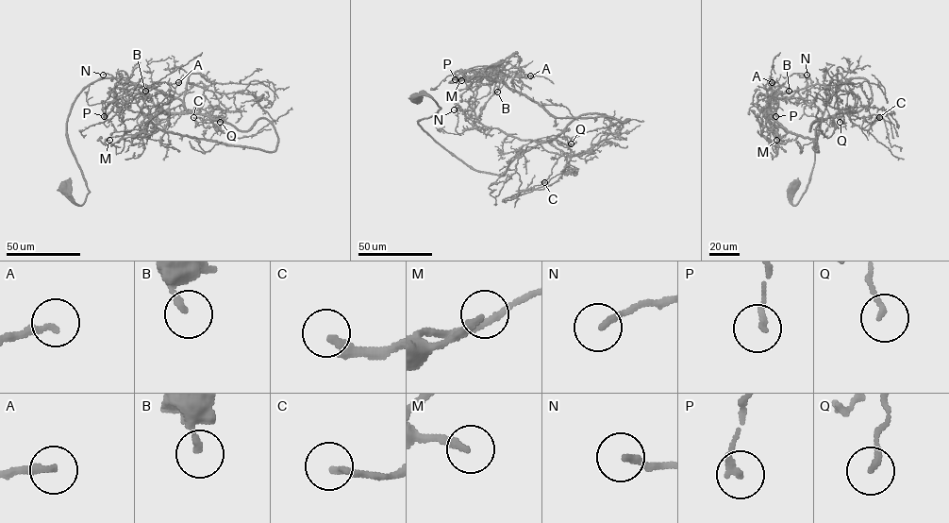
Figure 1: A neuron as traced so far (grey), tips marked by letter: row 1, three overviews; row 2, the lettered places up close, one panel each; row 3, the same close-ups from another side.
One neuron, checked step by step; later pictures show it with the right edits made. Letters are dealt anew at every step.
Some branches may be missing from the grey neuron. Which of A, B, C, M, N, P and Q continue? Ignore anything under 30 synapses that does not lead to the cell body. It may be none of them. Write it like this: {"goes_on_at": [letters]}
{"goes_on_at": ["C", "N"]}

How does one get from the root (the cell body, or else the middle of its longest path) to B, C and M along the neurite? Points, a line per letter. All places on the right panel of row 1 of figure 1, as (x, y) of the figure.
B: (792, 189), (795, 205), (829, 97), (852, 78), (872, 93), (840, 112), (824, 85), (767, 90), (789, 91)
C: (792, 189), (795, 205), (822, 115), (845, 81), (864, 78), (872, 100), (836, 113), (879, 117)
M: (792, 189), (795, 205), (829, 97), (868, 82), (856, 112), (824, 85), (773, 95), (776, 140)

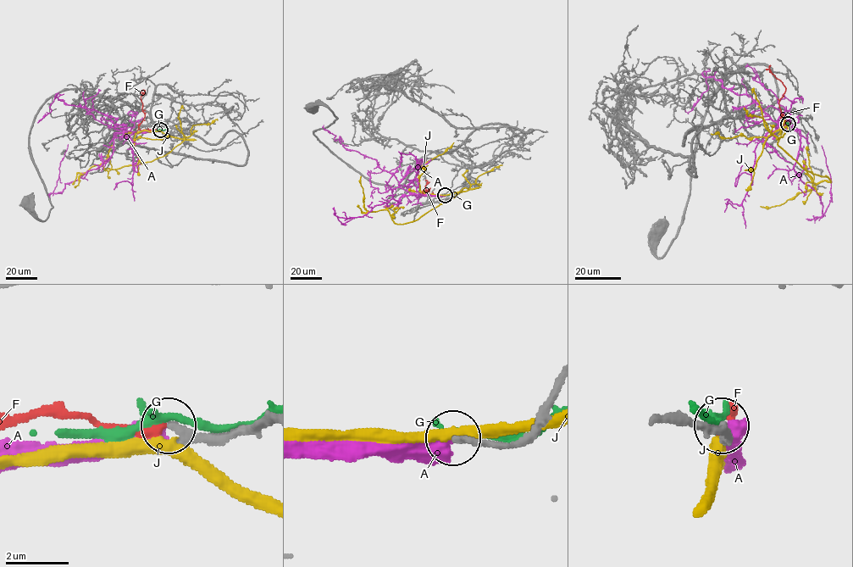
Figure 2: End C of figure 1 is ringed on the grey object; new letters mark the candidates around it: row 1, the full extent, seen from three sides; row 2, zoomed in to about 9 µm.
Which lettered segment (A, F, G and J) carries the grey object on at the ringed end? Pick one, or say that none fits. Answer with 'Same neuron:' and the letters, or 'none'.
Same neuron: F

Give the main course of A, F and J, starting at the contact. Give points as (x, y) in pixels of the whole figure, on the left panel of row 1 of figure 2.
A: (160, 130), (115, 132), (113, 153), (107, 160), (66, 183), (62, 192), (54, 193), (68, 144)
F: (160, 130), (141, 130), (138, 127), (145, 116), (141, 97), (145, 91), (141, 91)
J: (161, 130), (184, 140), (166, 155), (153, 160), (105, 169), (100, 164), (91, 166), (79, 176), (75, 186)

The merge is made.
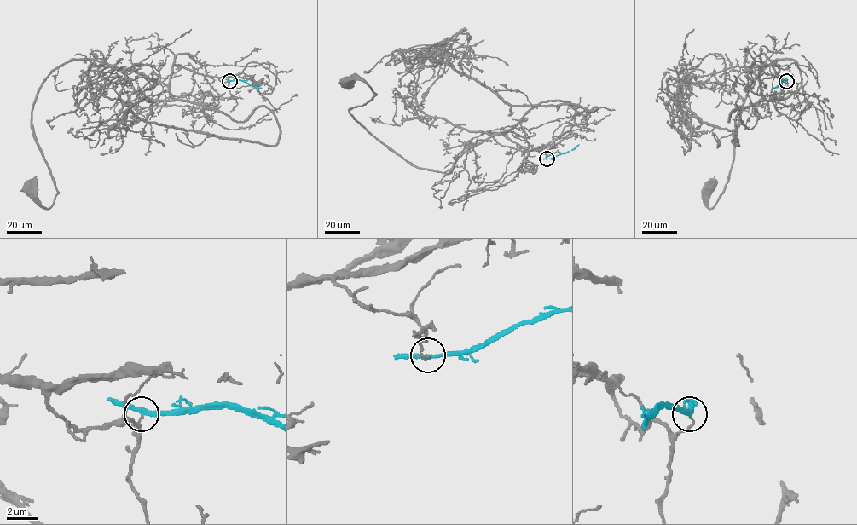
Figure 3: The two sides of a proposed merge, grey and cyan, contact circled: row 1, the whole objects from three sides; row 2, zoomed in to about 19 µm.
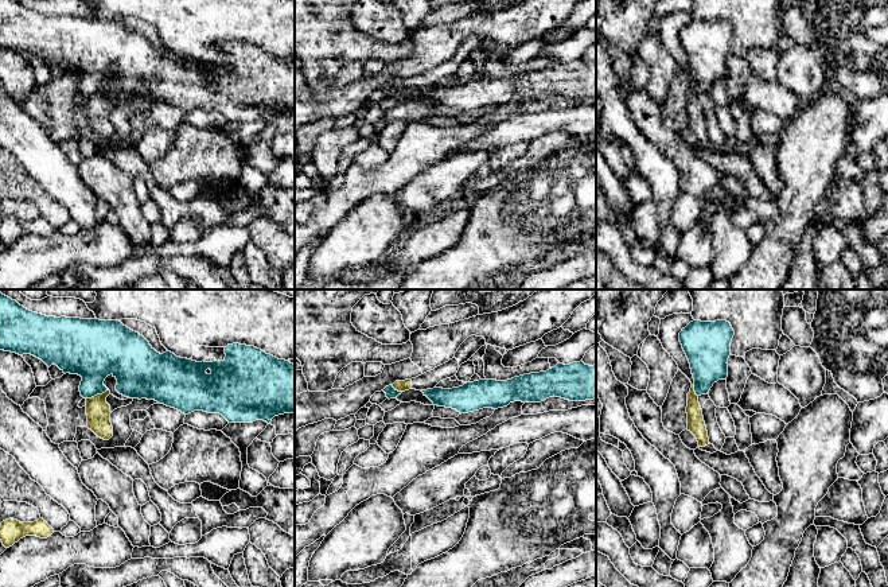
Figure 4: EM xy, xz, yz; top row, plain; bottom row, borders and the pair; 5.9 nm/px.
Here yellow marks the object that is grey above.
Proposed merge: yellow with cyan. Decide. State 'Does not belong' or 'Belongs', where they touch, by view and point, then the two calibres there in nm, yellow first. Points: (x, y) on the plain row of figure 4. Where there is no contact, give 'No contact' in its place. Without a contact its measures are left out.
Does not belong. Touches yellow at xy (97, 93). Thickness 140 nm (yellow) against 320 nm

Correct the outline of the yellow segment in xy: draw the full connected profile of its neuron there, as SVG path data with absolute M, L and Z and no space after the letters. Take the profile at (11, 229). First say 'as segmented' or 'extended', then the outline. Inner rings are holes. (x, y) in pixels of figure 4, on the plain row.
as segmented | M9 217L3 219L0 223L0 238L5 246L12 245L26 234L47 237L52 232L54 228L43 217L34 221L20 221Z

